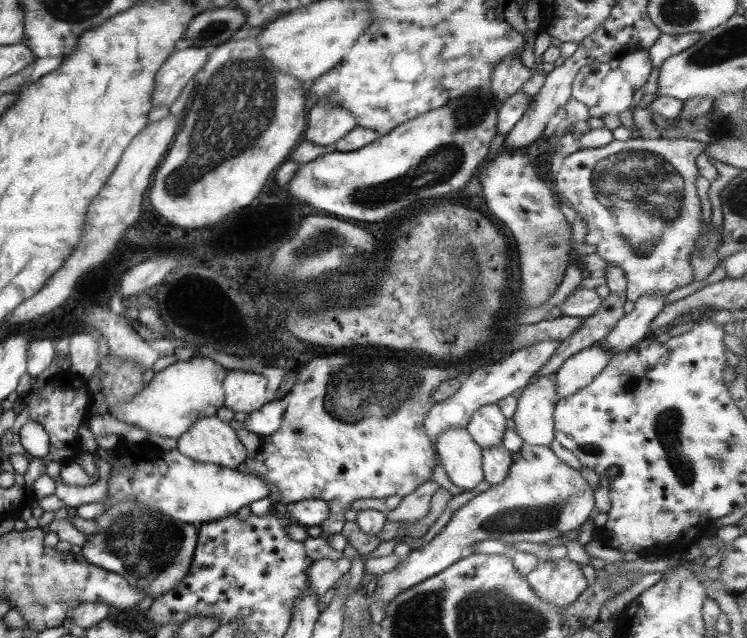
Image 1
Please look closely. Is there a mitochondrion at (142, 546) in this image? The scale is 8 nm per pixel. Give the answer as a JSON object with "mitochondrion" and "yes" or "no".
{"mitochondrion":"yes"}

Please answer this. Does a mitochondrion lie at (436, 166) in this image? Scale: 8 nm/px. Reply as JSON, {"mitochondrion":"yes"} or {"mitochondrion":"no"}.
{"mitochondrion":"yes"}

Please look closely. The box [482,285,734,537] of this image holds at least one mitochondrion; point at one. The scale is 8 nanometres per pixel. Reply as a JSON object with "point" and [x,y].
{"point":[669,424]}

